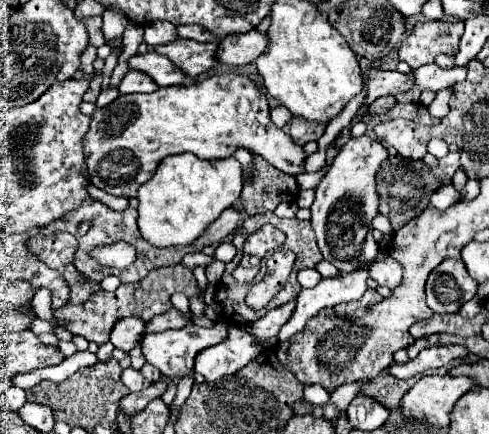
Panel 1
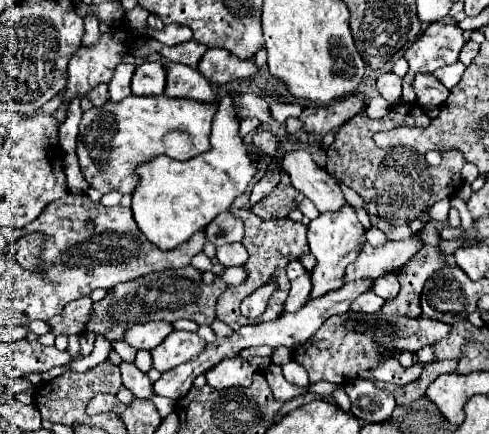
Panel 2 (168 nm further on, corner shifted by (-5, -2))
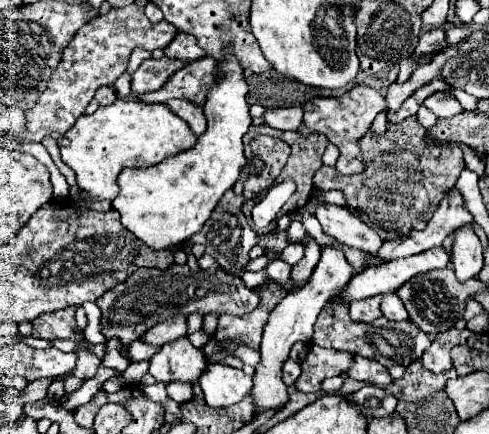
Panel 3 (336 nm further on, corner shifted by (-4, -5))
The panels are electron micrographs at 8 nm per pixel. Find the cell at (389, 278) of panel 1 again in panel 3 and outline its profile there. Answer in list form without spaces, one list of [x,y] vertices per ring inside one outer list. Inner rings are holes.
[[[395,293],[383,295],[381,311],[383,311],[383,315],[385,315],[387,319],[391,319],[391,321],[405,321],[405,319],[409,319],[403,301],[401,301],[399,295],[395,295]]]

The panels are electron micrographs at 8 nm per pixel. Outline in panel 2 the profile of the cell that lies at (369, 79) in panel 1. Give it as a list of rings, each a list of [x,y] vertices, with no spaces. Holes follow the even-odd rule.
[[[432,74],[416,76],[414,92],[418,96],[418,104],[422,106],[442,106],[450,94],[450,90],[442,82],[438,82]]]

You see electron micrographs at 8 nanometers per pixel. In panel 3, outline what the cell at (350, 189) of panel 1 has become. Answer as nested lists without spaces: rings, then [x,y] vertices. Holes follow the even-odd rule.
[[[327,245],[321,247],[321,259],[309,279],[307,285],[301,287],[301,291],[287,295],[273,311],[269,317],[269,323],[265,325],[263,331],[263,341],[261,341],[261,363],[255,369],[255,385],[253,385],[253,395],[255,395],[255,415],[259,415],[265,409],[281,409],[285,405],[285,401],[289,399],[287,395],[287,385],[281,379],[281,365],[283,361],[287,361],[289,357],[289,349],[295,341],[309,341],[313,335],[313,325],[317,315],[321,313],[321,309],[327,305],[327,301],[331,297],[335,297],[345,283],[349,283],[349,279],[353,277],[353,269],[349,267],[345,253],[341,249],[343,245]]]

